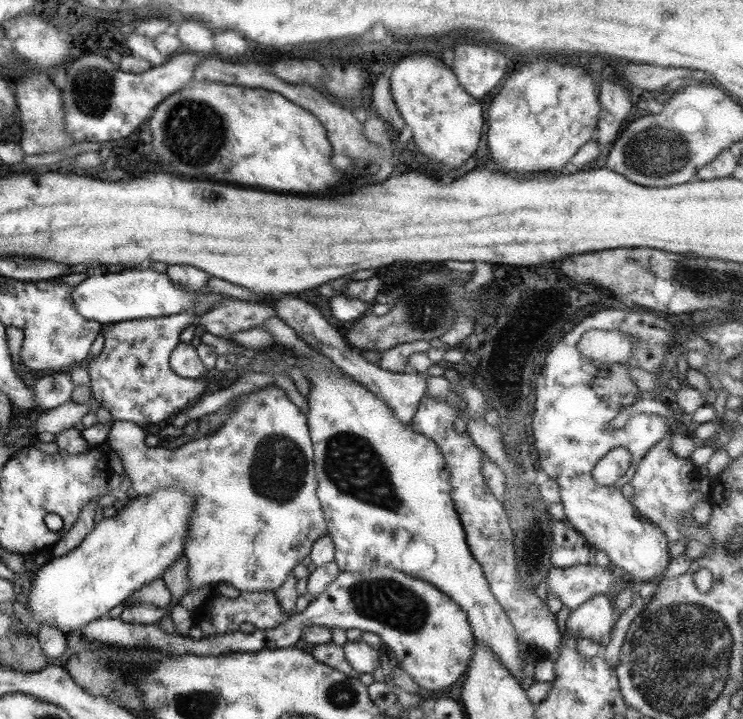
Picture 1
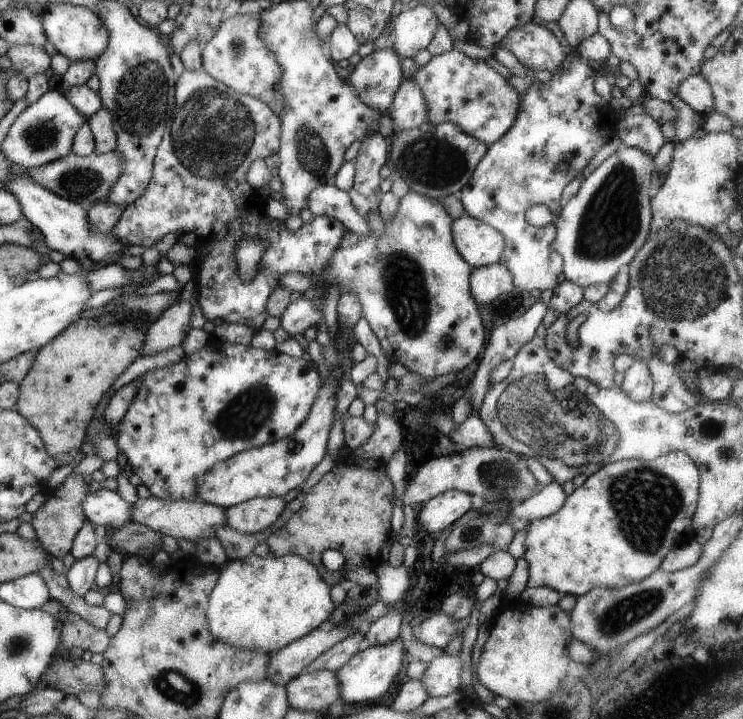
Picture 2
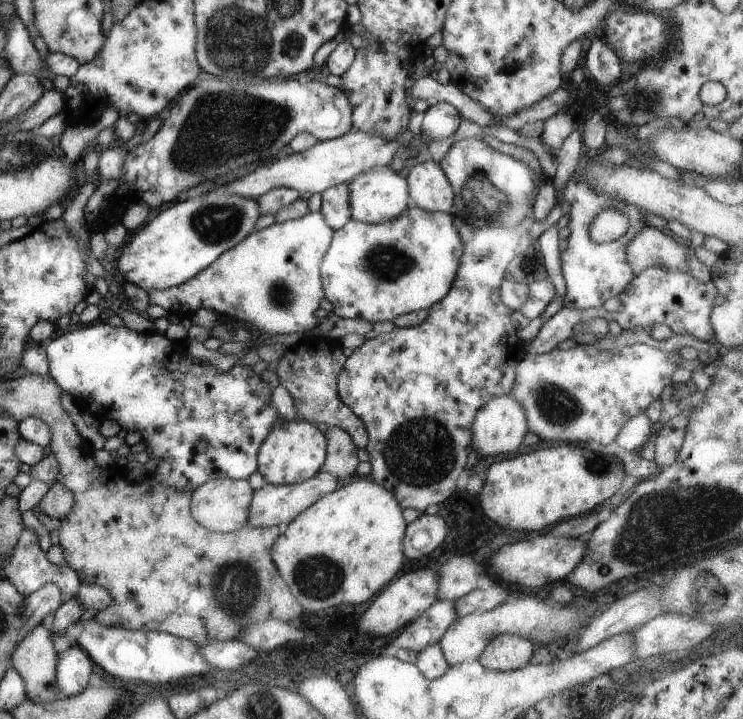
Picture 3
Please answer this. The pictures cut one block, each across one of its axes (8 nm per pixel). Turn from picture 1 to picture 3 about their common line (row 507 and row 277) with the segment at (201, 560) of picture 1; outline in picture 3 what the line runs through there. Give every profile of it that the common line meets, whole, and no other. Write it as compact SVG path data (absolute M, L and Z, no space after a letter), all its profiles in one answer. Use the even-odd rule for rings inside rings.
M308 212L300 219L285 222L274 222L267 228L253 231L239 244L226 250L211 266L202 270L191 280L168 289L151 289L147 291L148 301L158 305L169 314L176 317L191 318L193 313L202 308L212 309L212 312L224 316L230 322L234 320L257 327L260 336L263 333L297 334L303 339L317 334L320 320L315 316L320 302L325 298L321 282L320 264L330 247L334 230L326 223L325 217L319 212Z

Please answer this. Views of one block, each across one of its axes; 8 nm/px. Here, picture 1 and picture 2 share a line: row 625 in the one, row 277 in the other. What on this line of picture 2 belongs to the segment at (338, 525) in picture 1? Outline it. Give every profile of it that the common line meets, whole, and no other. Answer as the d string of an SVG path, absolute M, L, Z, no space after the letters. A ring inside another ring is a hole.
M494 263L472 268L470 292L479 306L514 289L514 276L504 264Z

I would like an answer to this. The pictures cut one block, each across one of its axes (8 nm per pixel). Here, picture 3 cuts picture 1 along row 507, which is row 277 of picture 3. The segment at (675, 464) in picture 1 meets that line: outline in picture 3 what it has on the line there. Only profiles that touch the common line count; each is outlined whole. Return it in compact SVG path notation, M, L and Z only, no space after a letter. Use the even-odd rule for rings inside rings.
M649 267L640 272L621 293L621 310L608 313L602 307L592 309L568 309L563 307L552 318L544 323L538 336L529 342L527 355L540 355L558 348L566 339L573 338L578 324L586 324L595 318L616 321L622 329L633 330L655 323L666 325L675 334L690 334L696 338L717 346L717 339L710 321L710 314L717 297L714 284L699 282L690 272L666 269L665 267Z

